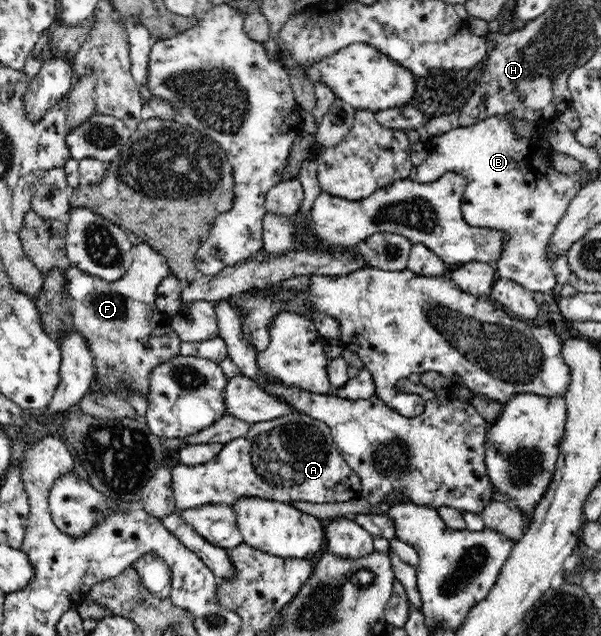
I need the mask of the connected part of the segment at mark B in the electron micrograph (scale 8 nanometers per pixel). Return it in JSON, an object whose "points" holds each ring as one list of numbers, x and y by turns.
{"points":[[496,116,477,122,476,124,450,129,448,132,424,140,426,159,412,170,412,179,420,184,428,184,438,180,445,172,454,172,466,179,466,190,461,198,461,211,464,220,479,228,493,228,503,232,502,256,494,262,496,276,506,277,534,292,550,295,557,290,557,282,552,271,553,263,547,256,550,238,554,228,576,196,580,188,575,179,556,171,550,163,553,150,548,139,537,134,529,138,520,138,512,127,512,119]]}

